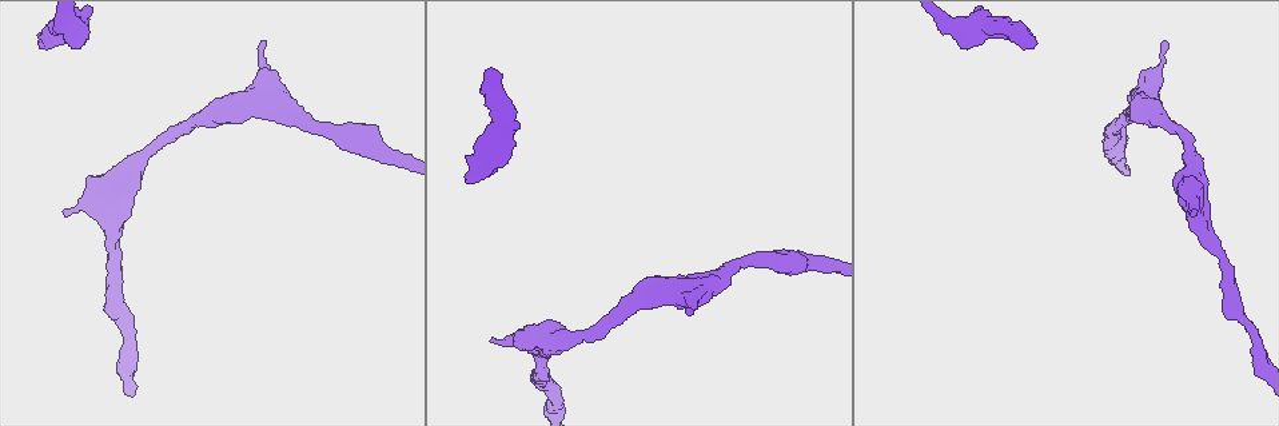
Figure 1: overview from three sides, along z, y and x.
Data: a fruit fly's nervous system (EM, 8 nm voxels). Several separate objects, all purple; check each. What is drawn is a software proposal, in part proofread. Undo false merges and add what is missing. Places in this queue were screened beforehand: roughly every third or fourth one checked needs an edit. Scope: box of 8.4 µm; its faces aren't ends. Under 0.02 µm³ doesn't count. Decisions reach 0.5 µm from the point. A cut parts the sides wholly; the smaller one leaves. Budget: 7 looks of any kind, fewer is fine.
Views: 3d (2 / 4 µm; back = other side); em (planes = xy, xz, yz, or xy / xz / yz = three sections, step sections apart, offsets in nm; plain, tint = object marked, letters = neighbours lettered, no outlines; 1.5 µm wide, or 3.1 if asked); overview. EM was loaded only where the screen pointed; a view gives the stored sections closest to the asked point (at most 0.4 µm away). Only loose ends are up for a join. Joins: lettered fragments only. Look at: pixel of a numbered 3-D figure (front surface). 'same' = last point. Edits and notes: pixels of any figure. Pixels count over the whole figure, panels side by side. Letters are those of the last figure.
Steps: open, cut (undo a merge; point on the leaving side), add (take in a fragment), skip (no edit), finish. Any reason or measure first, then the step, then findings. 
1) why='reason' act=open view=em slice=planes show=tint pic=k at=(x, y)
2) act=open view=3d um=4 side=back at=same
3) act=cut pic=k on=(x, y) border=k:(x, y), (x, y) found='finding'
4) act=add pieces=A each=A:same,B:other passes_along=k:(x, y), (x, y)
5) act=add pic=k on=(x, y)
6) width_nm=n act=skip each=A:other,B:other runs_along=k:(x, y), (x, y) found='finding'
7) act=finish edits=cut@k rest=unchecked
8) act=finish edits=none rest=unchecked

why='an open end' act=open view=3d um=4 pic=1 at=(492, 338)

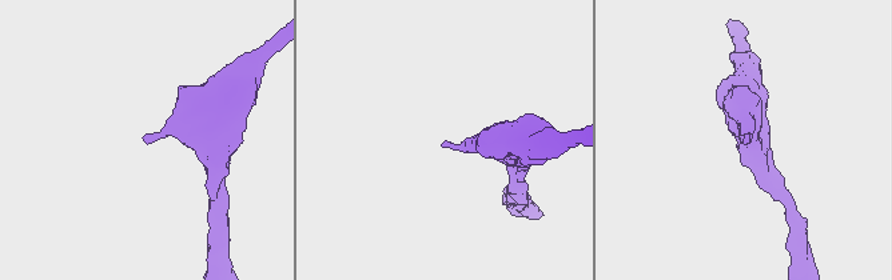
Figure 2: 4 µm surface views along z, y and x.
why='shape alone is not enough' act=open view=em slice=yz step=8 show=letters pic=2 at=(448, 141)

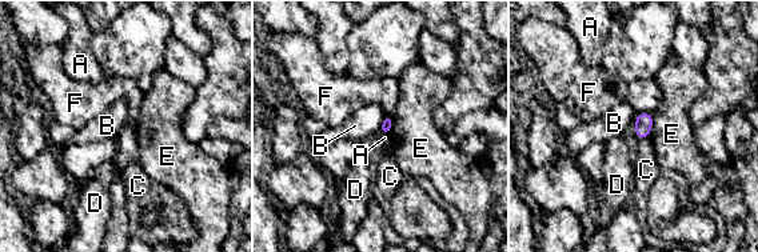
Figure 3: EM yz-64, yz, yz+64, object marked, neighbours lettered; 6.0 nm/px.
why='another direction' act=open view=em slice=planes show=letters at=same

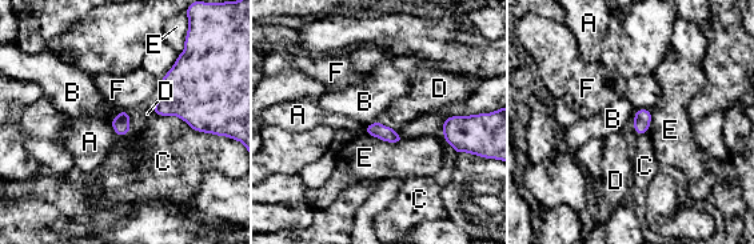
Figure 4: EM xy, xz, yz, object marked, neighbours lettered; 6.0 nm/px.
act=skip each=A:other,B:other,C:other,D:other,E:other,F:other found='no lettered fragment goes on from it'

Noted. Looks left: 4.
why='free end' act=open view=em slice=yz step=4 show=letters pic=1 at=(1165, 45)

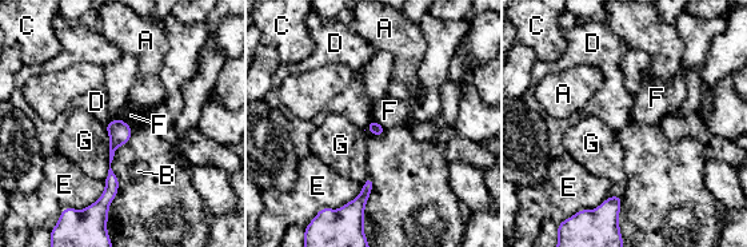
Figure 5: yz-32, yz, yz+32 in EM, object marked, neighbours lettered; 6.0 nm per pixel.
why='cut it another way' act=open view=em slice=planes show=letters at=same

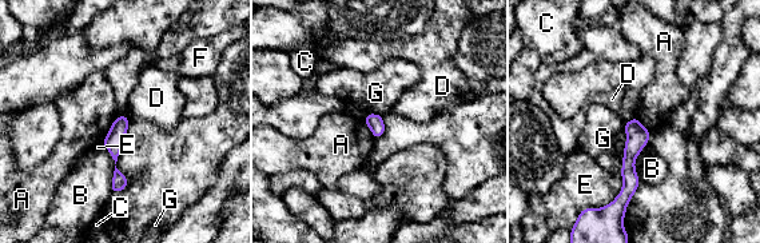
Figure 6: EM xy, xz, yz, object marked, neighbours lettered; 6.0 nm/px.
act=skip each=A:other,B:other,C:other,D:other,E:other,F:other,G:other runs_along=6:(635, 122), (621, 212) found='no lettered fragment goes on from it'

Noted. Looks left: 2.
act=finish edits=none rest=unchecked

